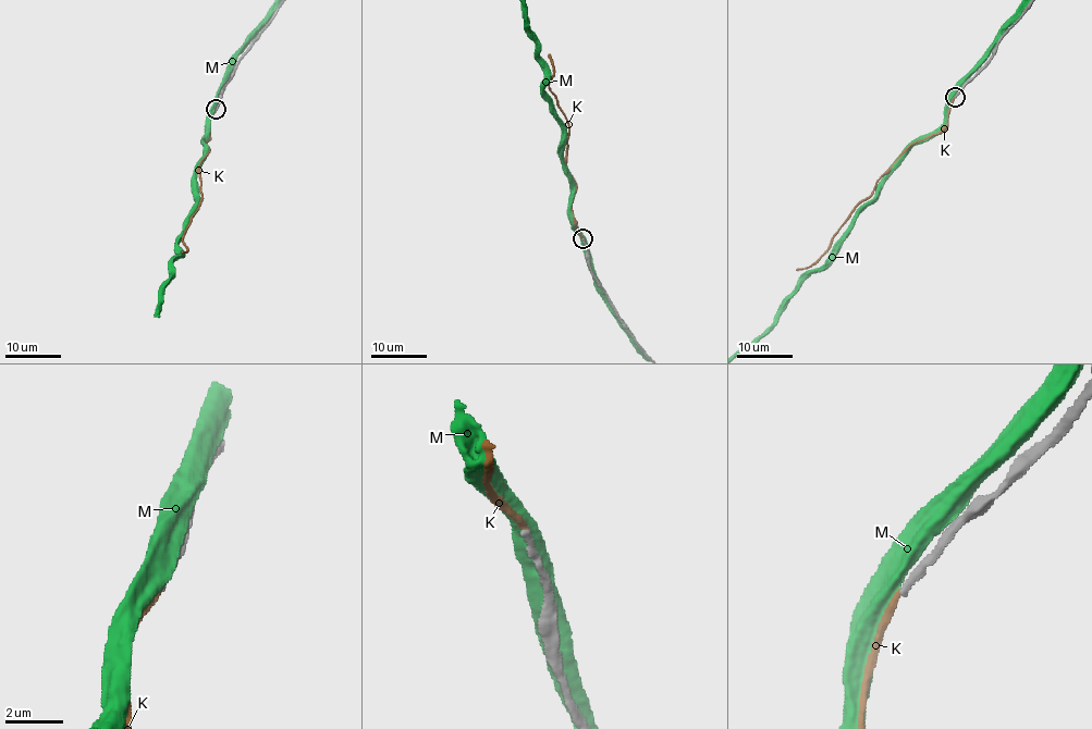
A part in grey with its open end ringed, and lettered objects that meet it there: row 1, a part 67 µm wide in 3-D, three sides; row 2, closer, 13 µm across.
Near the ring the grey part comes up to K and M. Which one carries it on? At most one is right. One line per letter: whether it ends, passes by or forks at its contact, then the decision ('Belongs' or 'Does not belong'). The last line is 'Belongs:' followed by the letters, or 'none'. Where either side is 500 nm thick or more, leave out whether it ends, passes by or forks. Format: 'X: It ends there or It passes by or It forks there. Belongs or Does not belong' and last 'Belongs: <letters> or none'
K: It ends there. Does not belong
M: Does not belong
Belongs: none

